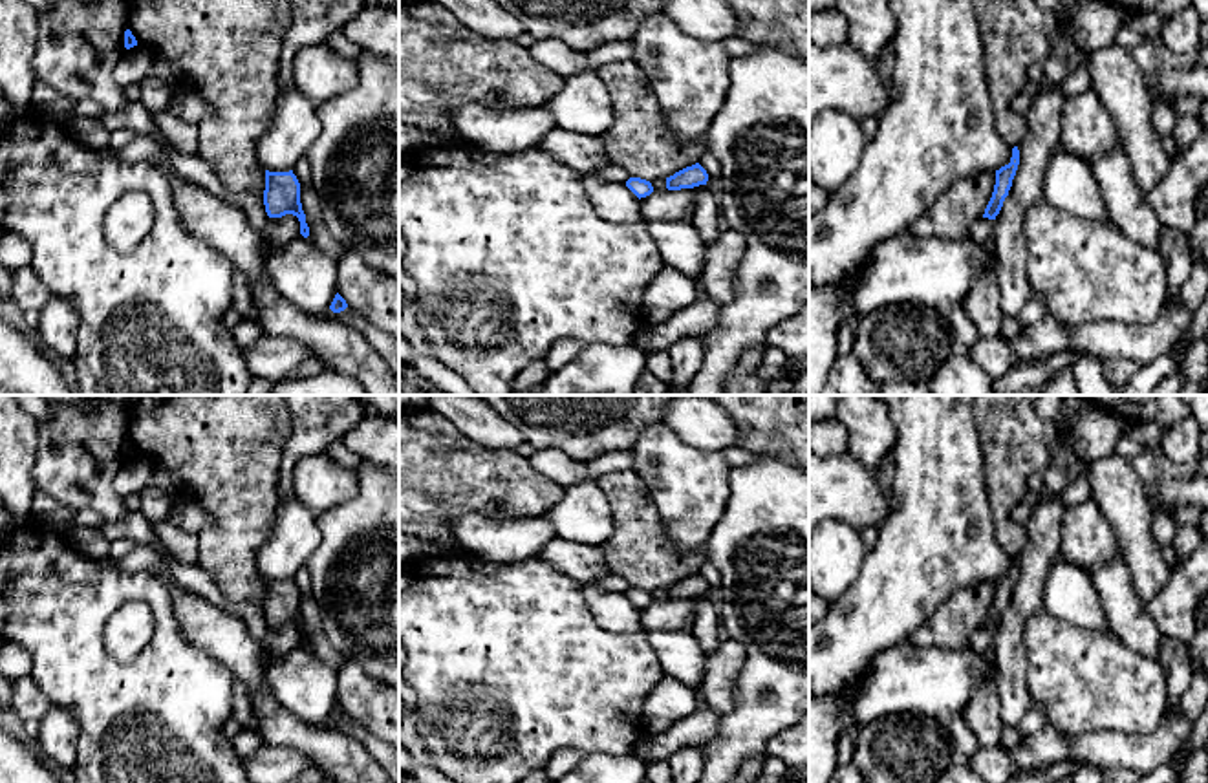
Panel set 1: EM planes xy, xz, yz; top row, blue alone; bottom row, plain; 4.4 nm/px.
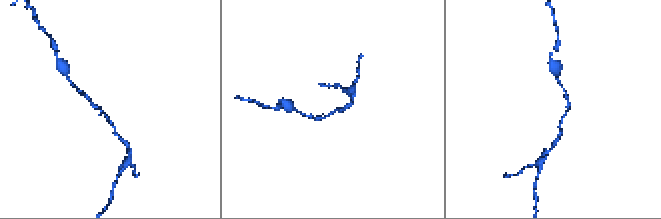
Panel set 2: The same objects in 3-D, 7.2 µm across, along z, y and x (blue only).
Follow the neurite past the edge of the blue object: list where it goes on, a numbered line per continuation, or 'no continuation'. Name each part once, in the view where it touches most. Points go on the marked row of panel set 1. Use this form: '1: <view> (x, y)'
no continuation

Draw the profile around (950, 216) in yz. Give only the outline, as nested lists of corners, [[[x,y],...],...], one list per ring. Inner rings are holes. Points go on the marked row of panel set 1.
[[[987,170],[952,183],[911,225],[917,238],[961,240],[983,218],[996,172]]]

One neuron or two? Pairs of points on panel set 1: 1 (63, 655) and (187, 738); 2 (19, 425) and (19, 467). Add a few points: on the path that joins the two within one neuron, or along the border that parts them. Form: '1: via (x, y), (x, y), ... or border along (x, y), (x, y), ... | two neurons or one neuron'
1: via (94, 686), (116, 707), (147, 707), (156, 710) | one neuron
2: via (19, 436), (19, 456) | one neuron

